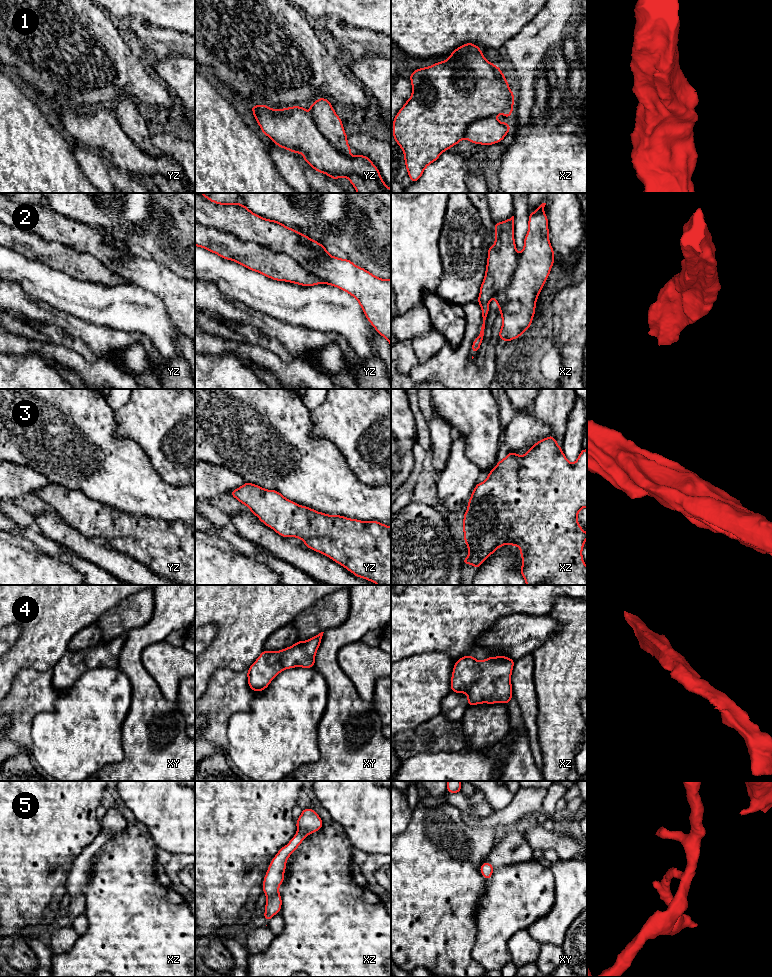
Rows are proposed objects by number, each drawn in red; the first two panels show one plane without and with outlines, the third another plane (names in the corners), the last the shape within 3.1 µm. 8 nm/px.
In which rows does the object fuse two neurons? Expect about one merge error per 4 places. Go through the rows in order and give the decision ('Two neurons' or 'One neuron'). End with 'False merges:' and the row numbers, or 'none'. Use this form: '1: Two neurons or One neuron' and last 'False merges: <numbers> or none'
1: One neuron
2: One neuron
3: One neuron
4: One neuron
5: One neuron
False merges: none

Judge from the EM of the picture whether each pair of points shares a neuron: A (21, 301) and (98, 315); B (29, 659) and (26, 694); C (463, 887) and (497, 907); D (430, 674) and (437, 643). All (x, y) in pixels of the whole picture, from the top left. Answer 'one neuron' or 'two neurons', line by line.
A: two neurons
B: two neurons
C: two neurons
D: two neurons

